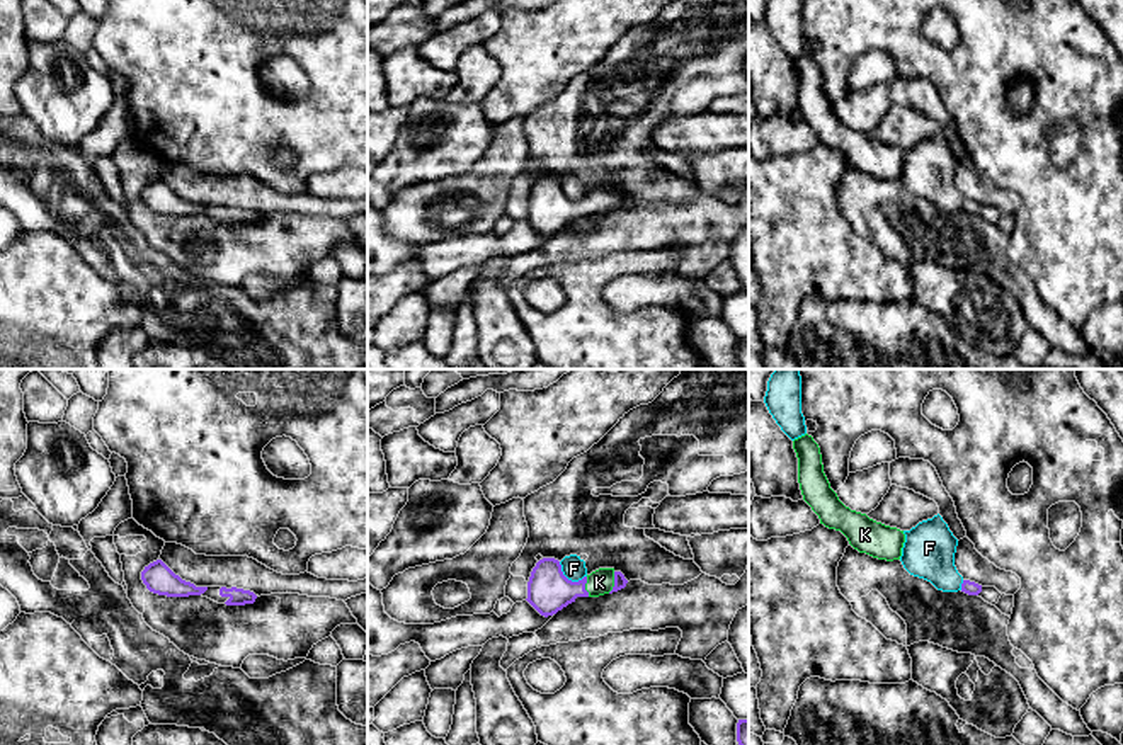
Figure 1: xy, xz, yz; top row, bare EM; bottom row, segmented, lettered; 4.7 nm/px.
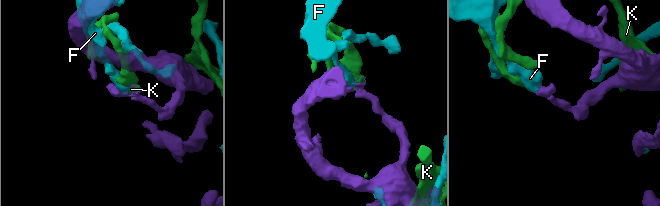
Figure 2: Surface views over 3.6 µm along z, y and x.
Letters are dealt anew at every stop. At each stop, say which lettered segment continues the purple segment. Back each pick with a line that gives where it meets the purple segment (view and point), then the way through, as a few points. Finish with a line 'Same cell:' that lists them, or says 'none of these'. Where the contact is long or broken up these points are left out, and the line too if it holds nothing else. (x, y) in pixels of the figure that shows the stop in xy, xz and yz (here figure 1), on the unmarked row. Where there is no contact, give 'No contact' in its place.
Same cell: none of these

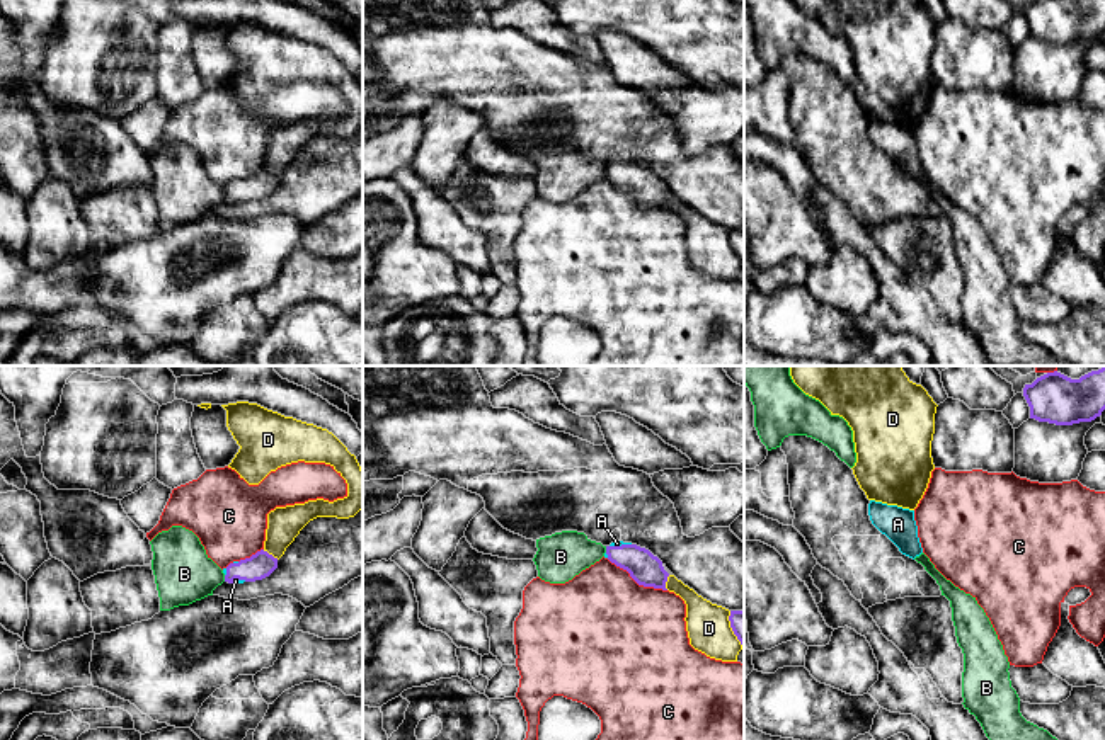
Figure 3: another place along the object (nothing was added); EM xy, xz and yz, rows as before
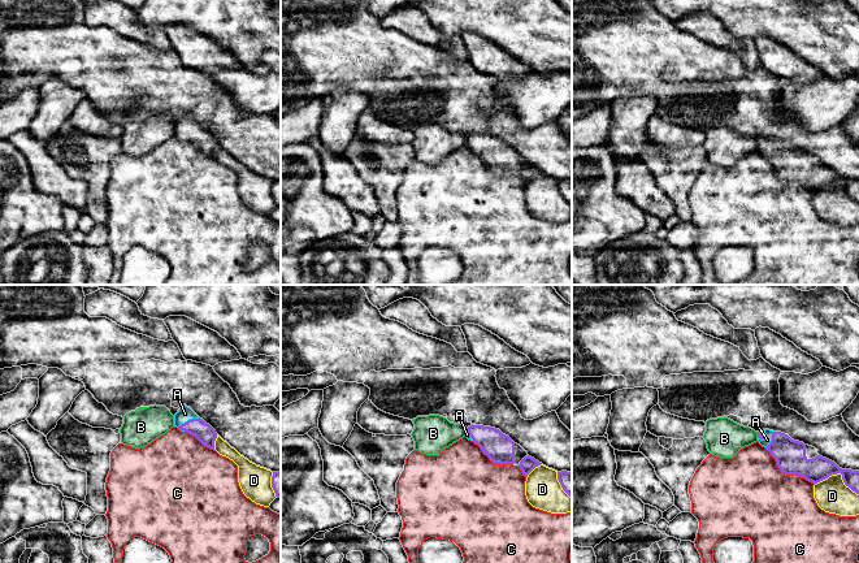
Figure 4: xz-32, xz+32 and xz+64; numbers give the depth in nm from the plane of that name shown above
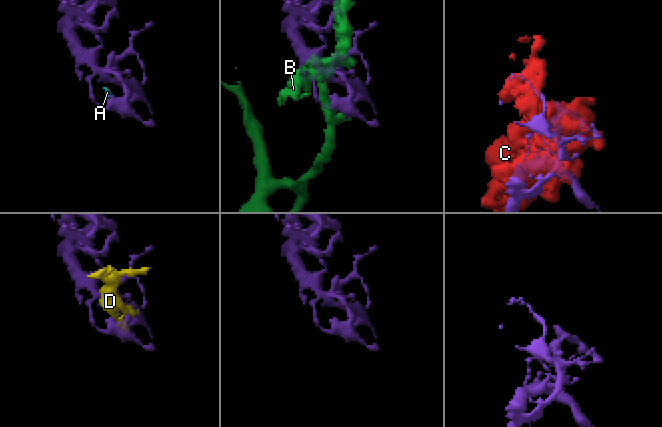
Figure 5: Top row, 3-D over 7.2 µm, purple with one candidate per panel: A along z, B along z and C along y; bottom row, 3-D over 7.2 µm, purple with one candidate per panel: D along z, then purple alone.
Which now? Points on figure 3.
A: Touches purple at xz (622, 164). Path across: xz (647, 189), (622, 164), (617, 162)
Same cell: A

